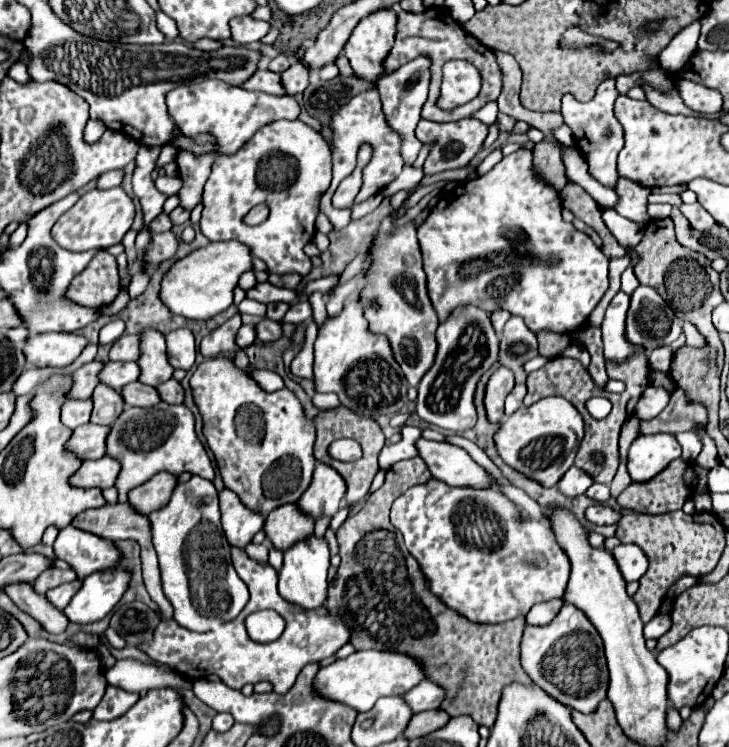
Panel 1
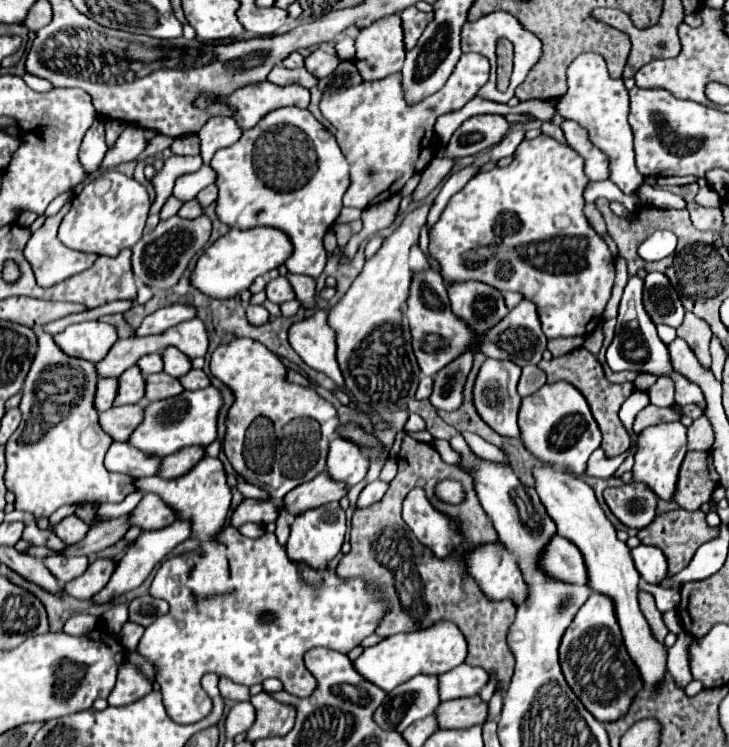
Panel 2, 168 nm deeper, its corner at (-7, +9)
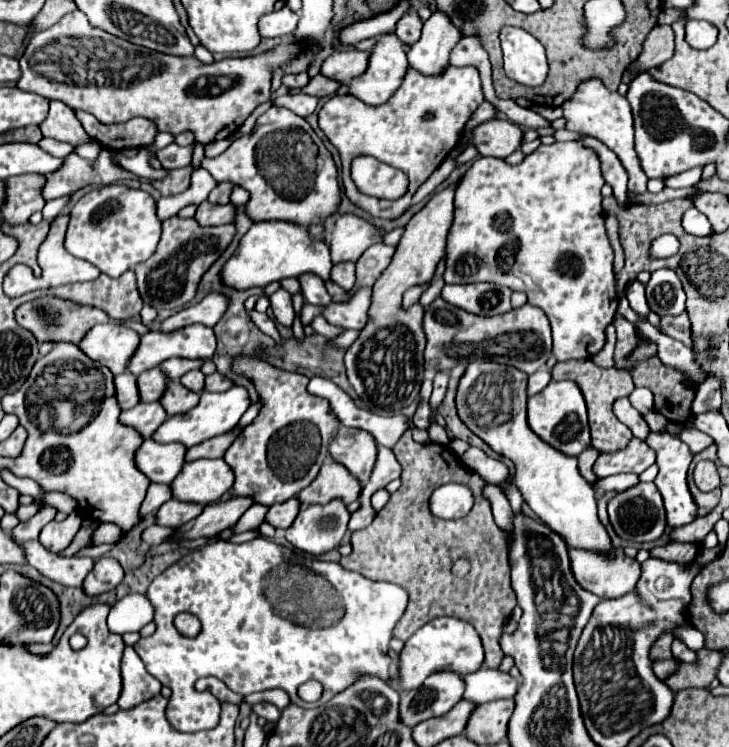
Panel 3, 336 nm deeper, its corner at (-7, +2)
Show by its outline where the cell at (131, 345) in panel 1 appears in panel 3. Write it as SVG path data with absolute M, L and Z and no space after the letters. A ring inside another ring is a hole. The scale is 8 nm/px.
M211 292L199 304L183 308L179 314L161 322L161 330L171 332L171 330L177 330L181 326L195 324L195 322L201 322L205 326L215 326L223 318L227 308L229 308L229 298L225 294Z

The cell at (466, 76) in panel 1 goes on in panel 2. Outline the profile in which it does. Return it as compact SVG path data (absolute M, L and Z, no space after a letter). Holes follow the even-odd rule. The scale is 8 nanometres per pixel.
M463 53L445 87L411 107L403 101L399 73L379 81L363 81L343 93L323 95L321 113L335 127L337 143L351 165L351 185L343 195L343 205L367 209L379 201L381 193L397 193L415 171L423 171L439 145L433 133L437 115L461 109L487 79L489 61L477 53Z

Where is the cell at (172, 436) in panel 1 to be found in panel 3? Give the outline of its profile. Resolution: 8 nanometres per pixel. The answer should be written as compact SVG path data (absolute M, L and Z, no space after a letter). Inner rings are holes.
M233 386L231 390L227 392L221 392L221 394L213 394L213 392L203 392L201 394L201 402L185 412L185 414L177 414L177 416L169 416L159 428L157 432L153 434L153 440L157 442L181 442L185 444L187 448L195 446L195 444L201 444L213 436L219 436L219 434L225 434L229 432L231 428L235 428L241 420L241 416L245 414L245 410L249 408L251 404L251 398L249 398L249 392L243 388L243 386Z

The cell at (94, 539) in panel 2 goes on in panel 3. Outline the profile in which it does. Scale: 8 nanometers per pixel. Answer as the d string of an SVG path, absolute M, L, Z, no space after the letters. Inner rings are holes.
M151 482L149 490L147 490L147 498L145 498L143 506L141 506L141 514L147 516L149 512L153 512L155 508L159 508L161 504L165 504L171 498L173 498L173 492L171 492L169 484L155 484L155 482Z

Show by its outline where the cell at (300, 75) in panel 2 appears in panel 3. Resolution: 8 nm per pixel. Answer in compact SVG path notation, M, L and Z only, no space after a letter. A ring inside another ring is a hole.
M317 74L315 78L309 80L309 84L305 88L301 88L301 90L289 90L289 92L305 92L305 94L321 98L321 96L333 96L341 86L343 86L343 82L337 82L333 78Z

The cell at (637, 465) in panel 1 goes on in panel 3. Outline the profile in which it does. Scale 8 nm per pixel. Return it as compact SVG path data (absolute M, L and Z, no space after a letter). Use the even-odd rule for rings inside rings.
M667 424L667 432L661 432L661 434L649 434L647 436L647 444L655 450L657 454L657 466L659 466L659 474L655 478L655 486L657 490L661 492L663 496L663 502L665 502L665 510L667 510L667 522L669 526L677 528L677 526L685 526L689 522L693 522L697 518L697 504L689 492L689 486L687 486L687 468L691 464L691 450L687 444L683 444L675 434L681 432L683 426L677 426L677 424Z

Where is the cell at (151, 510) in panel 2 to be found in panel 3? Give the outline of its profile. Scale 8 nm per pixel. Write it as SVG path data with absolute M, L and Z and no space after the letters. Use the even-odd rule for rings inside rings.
M169 500L165 502L165 506L159 508L157 512L157 522L161 526L171 526L171 528L179 528L185 522L197 518L203 512L203 504L193 504L193 502L181 502L181 500Z

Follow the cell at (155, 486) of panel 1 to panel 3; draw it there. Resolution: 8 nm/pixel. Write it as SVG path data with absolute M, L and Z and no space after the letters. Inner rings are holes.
M235 428L235 430L229 430L221 436L215 436L215 438L209 438L193 448L187 450L187 458L185 460L199 460L199 458L223 458L223 454L227 452L227 448L233 444L233 440L241 434L243 428Z

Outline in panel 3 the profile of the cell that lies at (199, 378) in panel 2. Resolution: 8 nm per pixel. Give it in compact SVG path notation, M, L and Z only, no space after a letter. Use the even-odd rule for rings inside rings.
M219 372L207 376L205 382L207 382L205 384L205 390L207 392L223 392L223 390L229 390L233 386L233 382L229 378L225 378L223 374L219 374Z

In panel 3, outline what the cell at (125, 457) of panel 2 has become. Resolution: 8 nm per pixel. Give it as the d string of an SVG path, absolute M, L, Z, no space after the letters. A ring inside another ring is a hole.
M147 438L137 452L137 466L151 482L171 484L185 464L187 448L179 442L159 444L153 438Z

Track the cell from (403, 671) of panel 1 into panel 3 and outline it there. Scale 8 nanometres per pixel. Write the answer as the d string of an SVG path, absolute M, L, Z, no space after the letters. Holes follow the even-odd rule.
M435 618L423 628L419 628L407 642L403 652L399 654L399 690L413 690L423 684L423 680L437 670L453 670L459 674L471 674L481 668L485 660L485 650L479 634L469 622L457 618Z

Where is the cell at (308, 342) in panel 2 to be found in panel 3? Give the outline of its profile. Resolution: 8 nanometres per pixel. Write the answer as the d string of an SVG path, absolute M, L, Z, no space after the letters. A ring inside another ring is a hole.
M345 330L345 334L341 334L341 338L335 338L331 342L339 348L349 348L357 340L357 336L359 336L359 330Z

